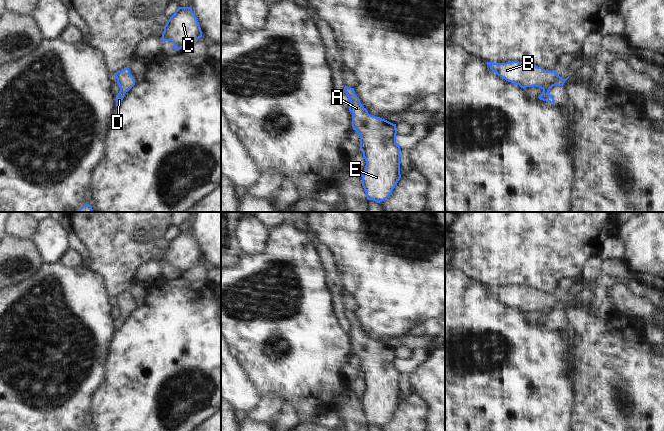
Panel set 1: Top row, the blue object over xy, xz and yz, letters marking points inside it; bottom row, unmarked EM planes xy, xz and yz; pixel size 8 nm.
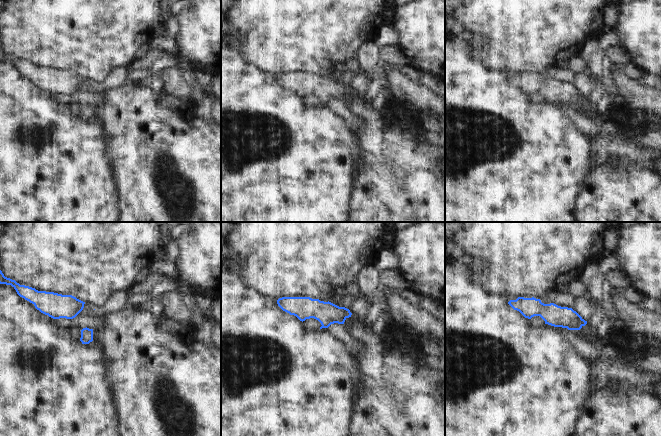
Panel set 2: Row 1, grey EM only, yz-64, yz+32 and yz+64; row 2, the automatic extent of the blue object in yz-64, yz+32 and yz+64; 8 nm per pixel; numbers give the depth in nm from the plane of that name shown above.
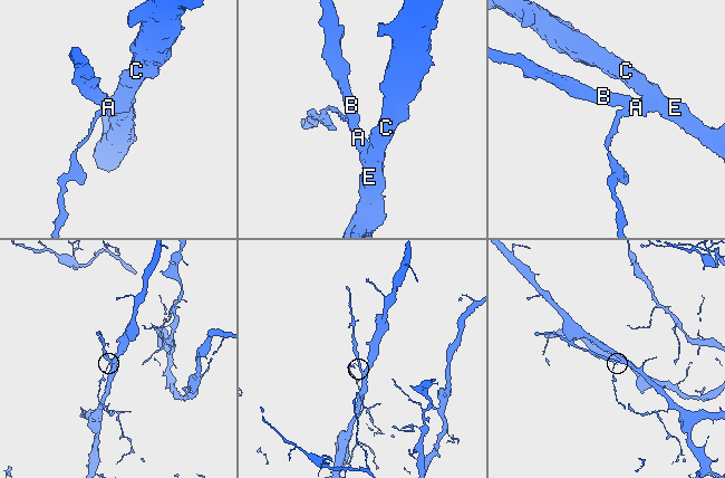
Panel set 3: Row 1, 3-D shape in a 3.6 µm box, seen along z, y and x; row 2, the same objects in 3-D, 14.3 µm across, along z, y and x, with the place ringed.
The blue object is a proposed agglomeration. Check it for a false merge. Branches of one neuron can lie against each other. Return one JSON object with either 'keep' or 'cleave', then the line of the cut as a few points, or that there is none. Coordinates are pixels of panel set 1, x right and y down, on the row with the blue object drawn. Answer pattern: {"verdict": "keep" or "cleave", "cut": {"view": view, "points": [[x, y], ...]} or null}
{"verdict": "keep", "cut": null}

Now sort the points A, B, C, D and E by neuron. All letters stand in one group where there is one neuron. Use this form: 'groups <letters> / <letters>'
groups A B C D E

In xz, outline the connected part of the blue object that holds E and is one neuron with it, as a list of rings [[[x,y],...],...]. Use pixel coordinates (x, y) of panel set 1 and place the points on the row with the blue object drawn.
[[[344,87],[349,98],[349,111],[352,113],[352,127],[360,136],[360,149],[366,161],[361,175],[362,186],[368,200],[380,203],[392,193],[401,178],[400,174],[400,146],[396,143],[396,124],[368,113],[356,96],[354,88]]]

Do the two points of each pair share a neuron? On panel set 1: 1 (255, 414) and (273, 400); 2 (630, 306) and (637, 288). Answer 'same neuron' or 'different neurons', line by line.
1: same neuron
2: different neurons

